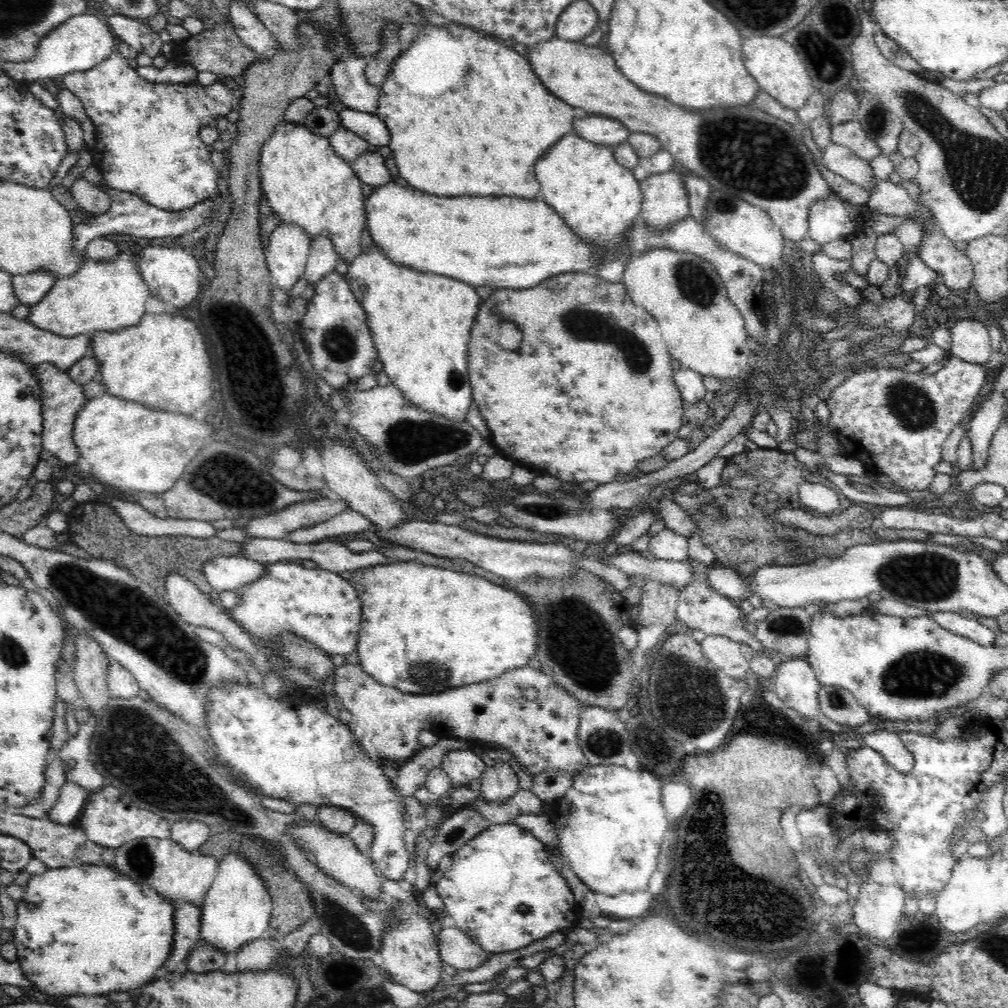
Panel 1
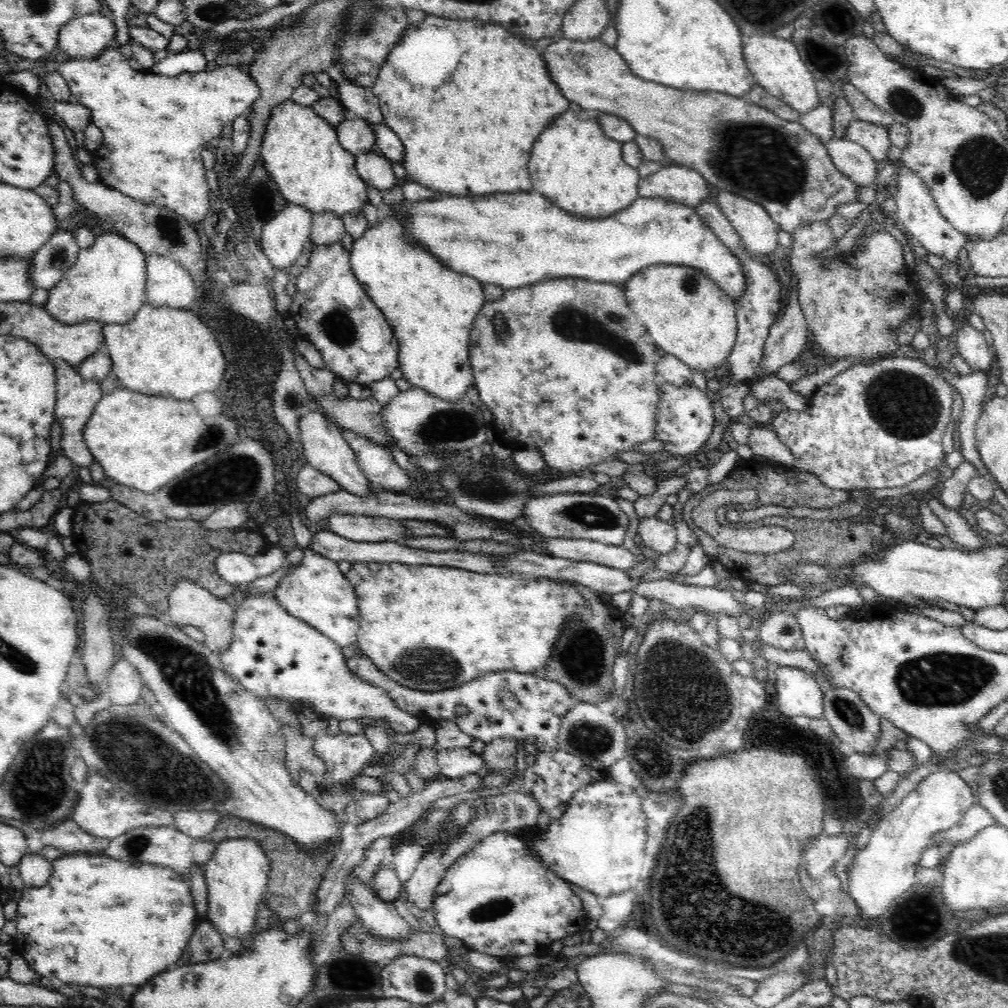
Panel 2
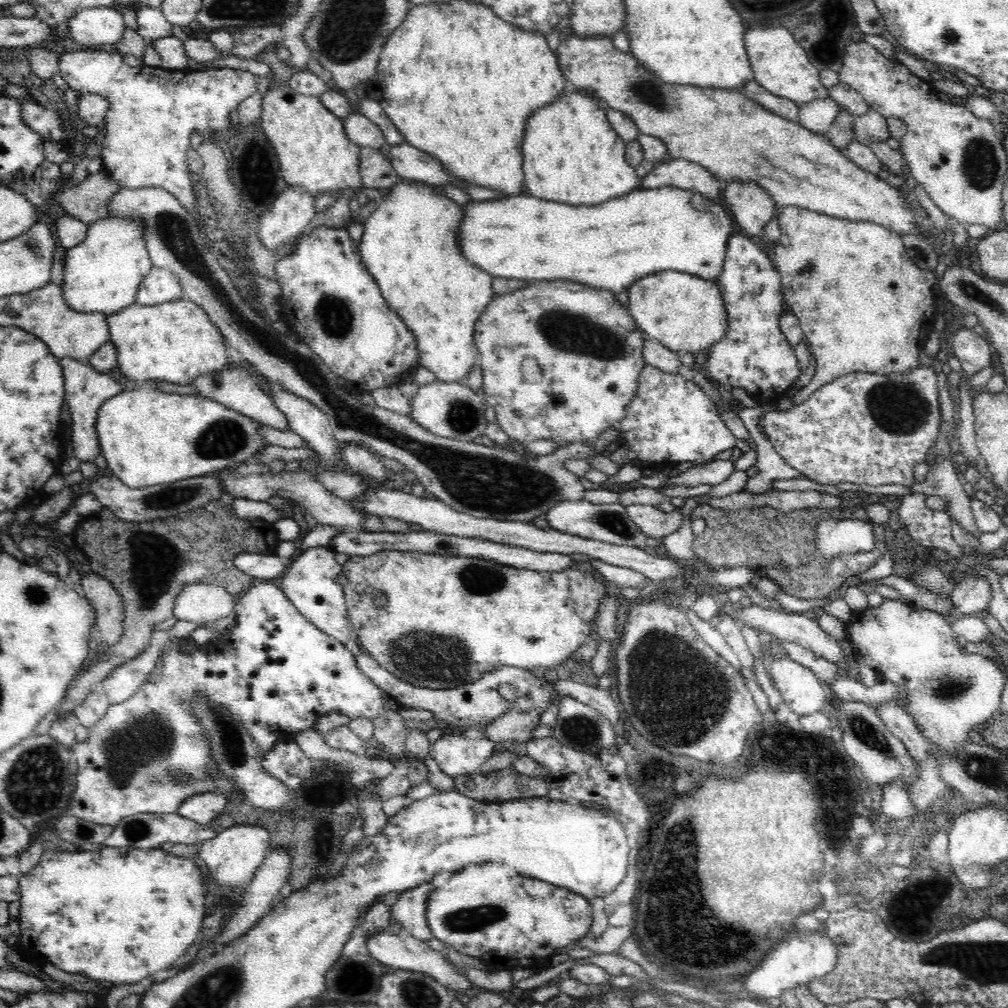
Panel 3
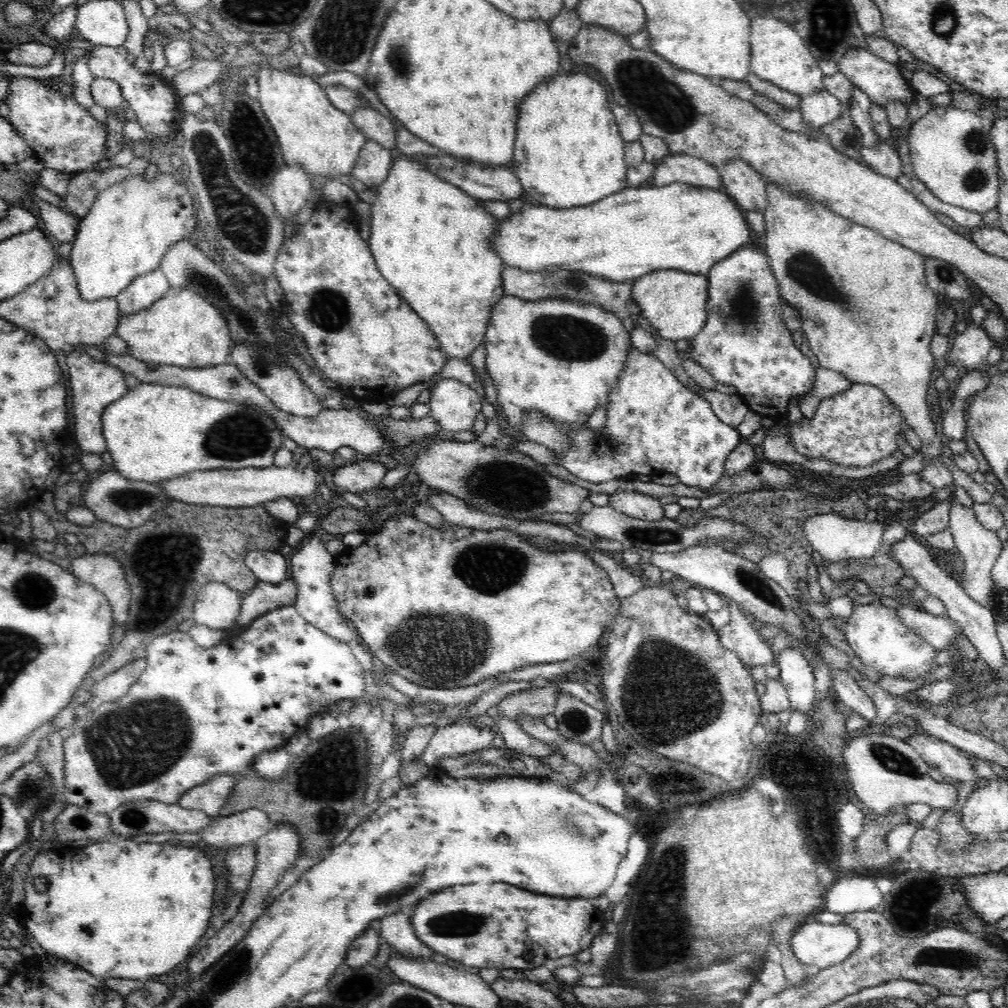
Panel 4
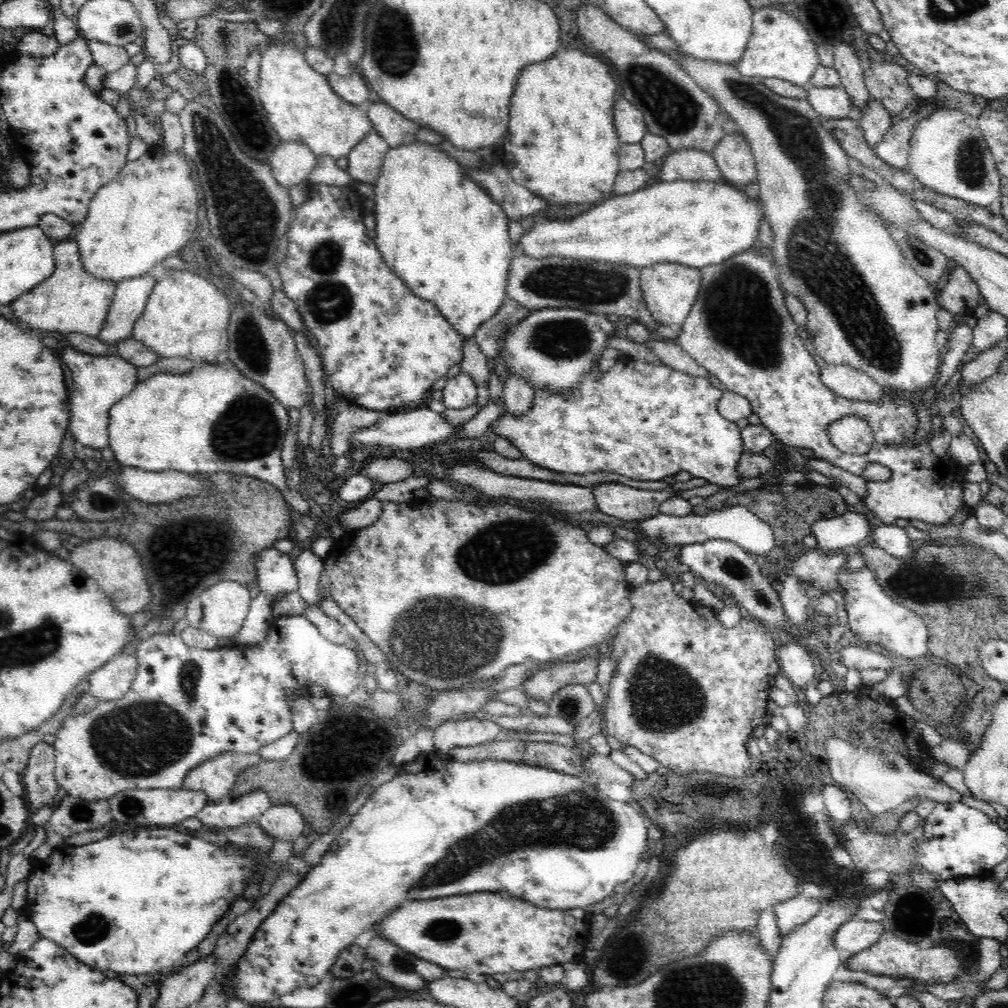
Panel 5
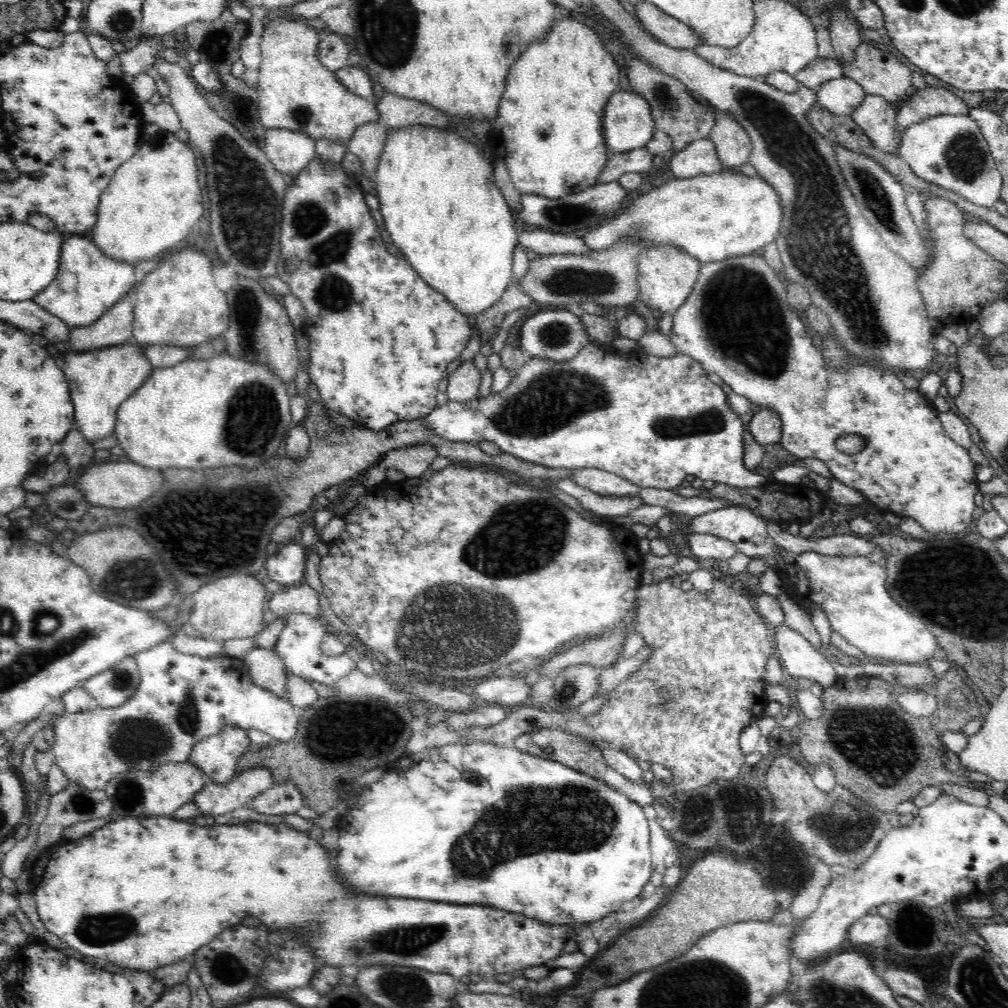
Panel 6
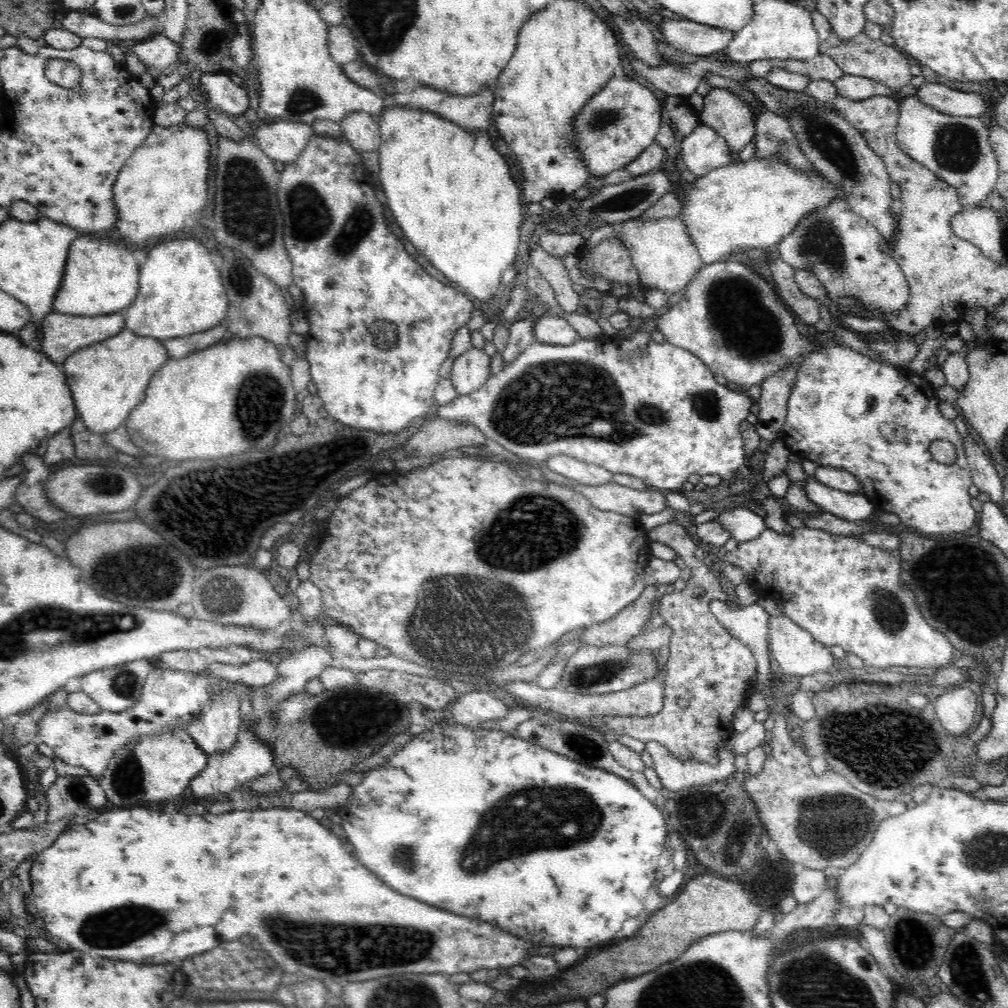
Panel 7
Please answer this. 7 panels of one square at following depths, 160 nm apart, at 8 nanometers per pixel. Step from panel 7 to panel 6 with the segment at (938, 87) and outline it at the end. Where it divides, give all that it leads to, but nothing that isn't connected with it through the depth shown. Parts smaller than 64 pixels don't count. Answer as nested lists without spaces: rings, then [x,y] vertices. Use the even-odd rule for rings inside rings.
[[[927,87],[917,90],[897,112],[897,133],[902,137],[906,128],[927,117],[938,115],[968,115],[971,108],[963,97],[948,90]]]

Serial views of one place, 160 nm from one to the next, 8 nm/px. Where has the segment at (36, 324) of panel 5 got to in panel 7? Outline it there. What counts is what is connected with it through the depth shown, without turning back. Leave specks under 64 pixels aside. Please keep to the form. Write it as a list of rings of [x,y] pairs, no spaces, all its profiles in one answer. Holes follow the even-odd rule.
[[[82,233],[70,244],[69,253],[66,259],[62,284],[58,288],[58,294],[52,304],[53,312],[65,313],[71,316],[100,316],[111,313],[123,312],[134,302],[139,292],[139,274],[141,267],[134,259],[130,245],[126,249],[120,245],[120,240],[108,241],[103,233],[92,234]]]

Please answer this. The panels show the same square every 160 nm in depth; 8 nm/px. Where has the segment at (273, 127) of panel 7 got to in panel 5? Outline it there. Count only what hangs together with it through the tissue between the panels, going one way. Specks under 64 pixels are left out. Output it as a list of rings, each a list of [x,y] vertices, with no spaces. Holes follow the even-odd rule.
[[[280,142],[272,156],[271,169],[276,182],[286,190],[308,180],[316,166],[317,156],[305,144],[299,142]]]

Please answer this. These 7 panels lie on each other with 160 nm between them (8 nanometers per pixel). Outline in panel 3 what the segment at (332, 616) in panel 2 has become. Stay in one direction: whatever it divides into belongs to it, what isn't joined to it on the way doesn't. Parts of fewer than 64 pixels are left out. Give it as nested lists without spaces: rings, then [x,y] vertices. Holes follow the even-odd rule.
[[[314,546],[301,551],[294,562],[288,564],[287,569],[277,581],[288,600],[298,609],[298,612],[309,620],[318,630],[333,636],[340,642],[351,640],[350,632],[353,626],[350,622],[348,607],[344,596],[343,566],[334,558],[334,551],[328,546]]]

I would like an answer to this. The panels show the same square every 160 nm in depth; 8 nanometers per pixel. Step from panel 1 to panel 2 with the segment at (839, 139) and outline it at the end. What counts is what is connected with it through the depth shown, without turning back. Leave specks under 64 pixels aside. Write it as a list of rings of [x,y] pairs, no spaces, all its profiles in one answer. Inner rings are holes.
[[[855,118],[846,129],[843,138],[861,144],[873,156],[873,159],[881,164],[887,161],[886,154],[891,140],[886,126],[878,126]]]

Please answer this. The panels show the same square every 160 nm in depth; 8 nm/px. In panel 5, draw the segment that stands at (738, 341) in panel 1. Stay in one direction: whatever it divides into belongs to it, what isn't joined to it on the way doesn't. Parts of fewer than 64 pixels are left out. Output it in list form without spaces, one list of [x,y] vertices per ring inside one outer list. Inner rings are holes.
[[[658,262],[640,269],[644,301],[652,317],[664,326],[681,329],[698,299],[701,288],[701,269],[674,262]]]

